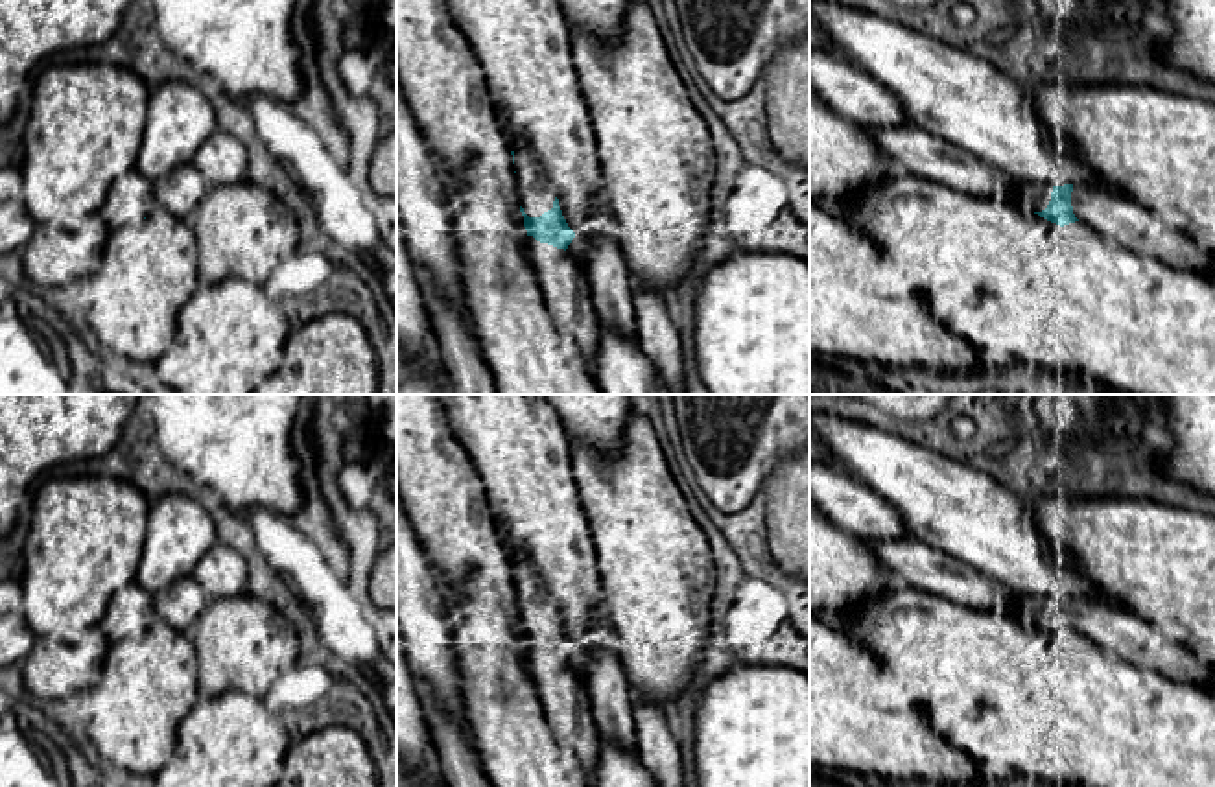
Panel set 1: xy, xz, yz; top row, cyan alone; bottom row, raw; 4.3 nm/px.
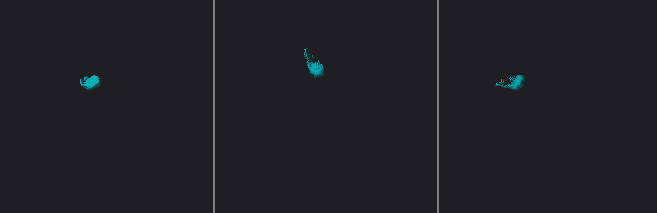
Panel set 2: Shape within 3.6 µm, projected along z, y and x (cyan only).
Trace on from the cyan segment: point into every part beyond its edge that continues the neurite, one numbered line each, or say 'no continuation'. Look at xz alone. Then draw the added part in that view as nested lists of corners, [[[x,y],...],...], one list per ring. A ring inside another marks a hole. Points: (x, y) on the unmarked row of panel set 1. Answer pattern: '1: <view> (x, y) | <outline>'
1: xz (535, 605) | [[[522,558],[514,564],[520,619],[529,630],[540,630],[553,621],[555,603],[531,564]]]
2: xz (563, 692) | [[[535,654],[525,660],[546,719],[594,785],[601,737],[584,678],[564,662]]]

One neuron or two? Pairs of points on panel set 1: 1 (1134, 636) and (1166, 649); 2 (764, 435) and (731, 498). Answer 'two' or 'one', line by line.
1: one
2: one

